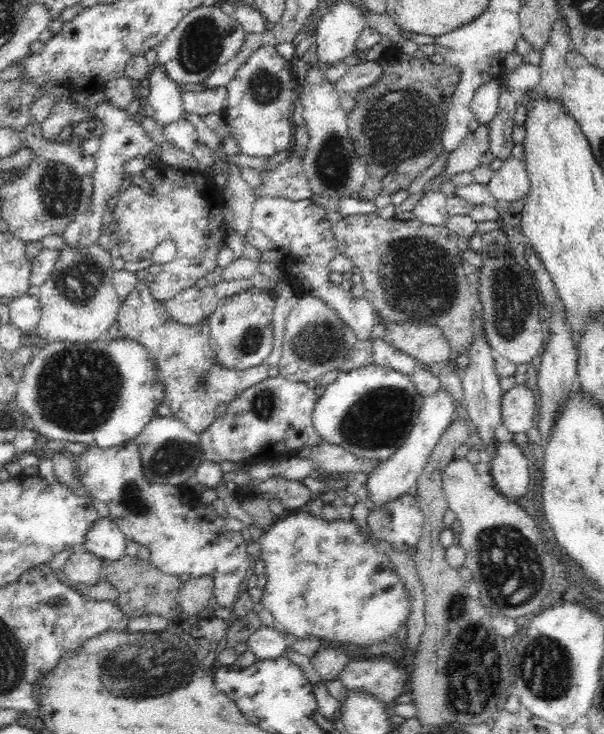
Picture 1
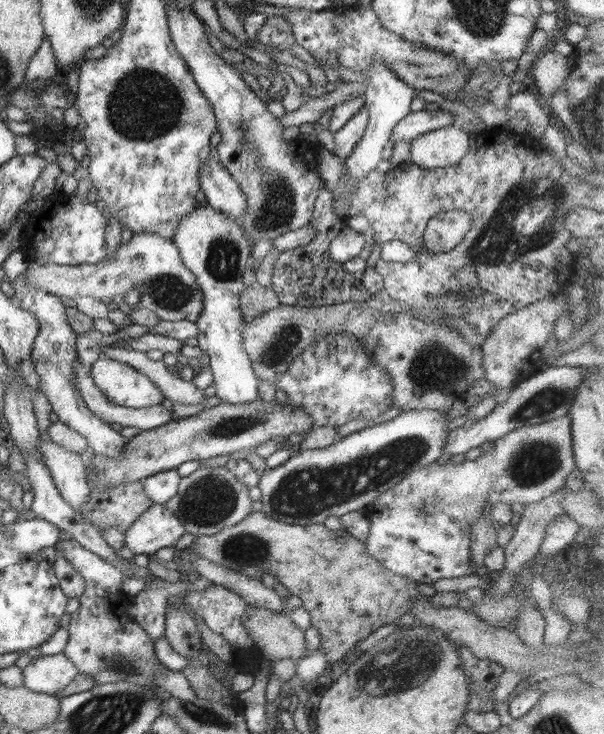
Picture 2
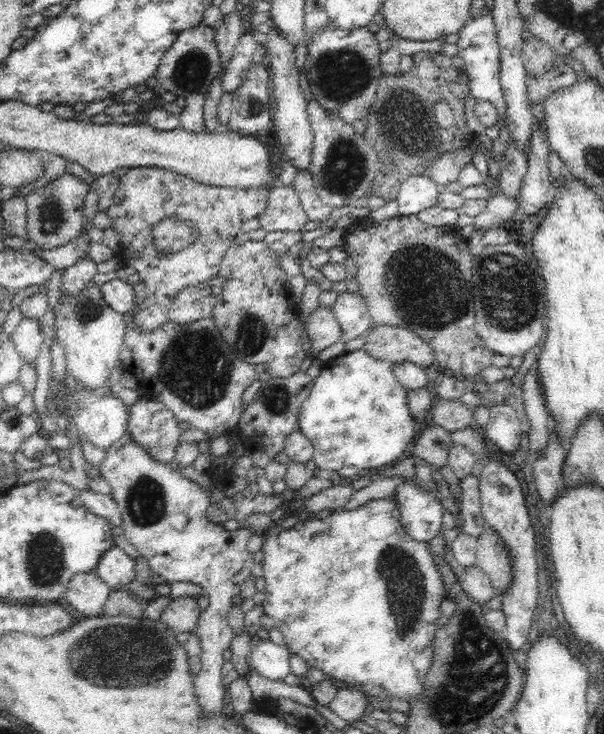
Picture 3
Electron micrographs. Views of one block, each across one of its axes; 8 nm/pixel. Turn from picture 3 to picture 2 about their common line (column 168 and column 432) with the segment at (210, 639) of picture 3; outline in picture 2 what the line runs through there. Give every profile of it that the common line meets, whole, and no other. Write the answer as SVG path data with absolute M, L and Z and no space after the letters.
M570 415L560 416L560 418L553 418L544 422L544 424L531 424L526 426L521 426L516 428L516 430L508 432L504 436L497 438L494 442L492 450L490 452L484 451L476 460L466 459L460 463L444 463L439 464L436 462L430 463L428 466L409 474L404 477L396 486L392 487L386 492L379 494L379 497L368 505L364 511L366 516L370 520L369 533L366 538L366 548L368 552L379 560L386 569L394 572L396 575L405 577L406 579L412 579L416 583L425 583L433 585L440 579L452 579L460 578L465 576L470 576L472 571L470 571L470 543L471 543L471 526L477 521L477 519L482 515L482 511L486 504L495 505L497 502L506 502L512 505L514 502L520 502L520 504L532 504L539 503L543 498L550 496L555 493L559 488L566 486L566 484L571 483L576 477L576 463L573 453L573 440L571 435L571 424L572 419Z

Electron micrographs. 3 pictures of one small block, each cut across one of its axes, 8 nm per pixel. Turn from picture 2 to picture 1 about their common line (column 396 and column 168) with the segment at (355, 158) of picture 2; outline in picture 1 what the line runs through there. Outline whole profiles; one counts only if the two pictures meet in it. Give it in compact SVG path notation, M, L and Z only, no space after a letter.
M159 64L152 66L146 83L150 86L150 94L142 101L141 117L152 117L163 128L178 122L184 114L182 88L168 78Z

